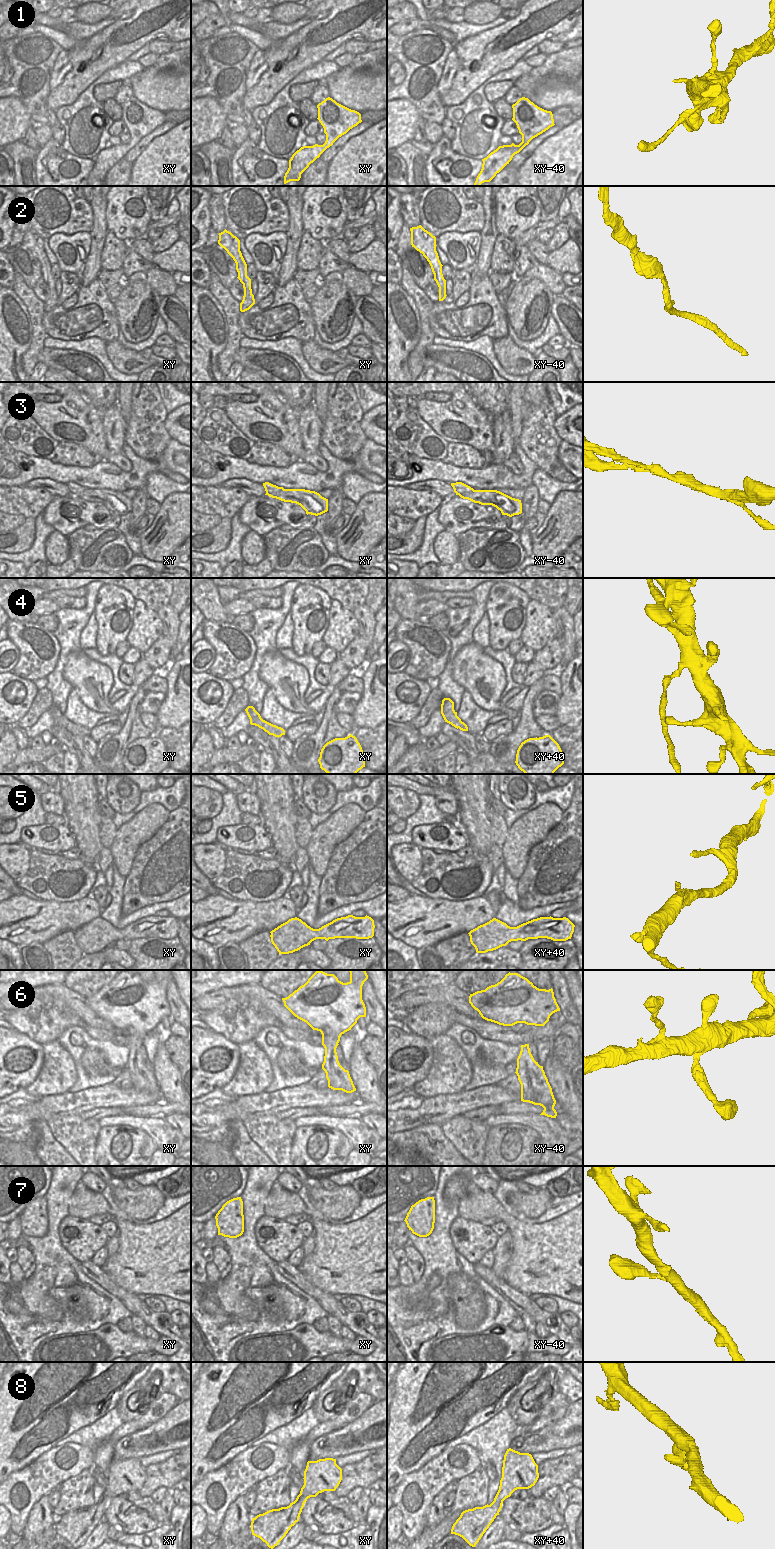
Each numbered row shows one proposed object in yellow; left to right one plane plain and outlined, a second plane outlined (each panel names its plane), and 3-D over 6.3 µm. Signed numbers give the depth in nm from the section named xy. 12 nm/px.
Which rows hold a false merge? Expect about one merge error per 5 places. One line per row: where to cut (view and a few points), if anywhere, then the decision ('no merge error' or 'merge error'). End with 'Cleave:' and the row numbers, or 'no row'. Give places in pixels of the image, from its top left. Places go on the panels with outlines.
1: cut none; no merge error
2: cut none; no merge error
3: cut xy-40 (474, 490), (459, 495); merge error
4: cut xy (269, 723), (261, 728); merge error
5: cut none; no merge error
6: cut none; no merge error
7: cut none; no merge error
8: cut none; no merge error
Cleave: 3, 4

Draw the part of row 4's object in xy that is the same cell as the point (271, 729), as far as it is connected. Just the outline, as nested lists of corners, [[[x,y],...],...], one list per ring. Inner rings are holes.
[[[271,723],[265,725],[262,729],[269,735],[273,735],[278,738],[281,737],[282,735],[285,735],[285,730],[283,728],[273,725]]]

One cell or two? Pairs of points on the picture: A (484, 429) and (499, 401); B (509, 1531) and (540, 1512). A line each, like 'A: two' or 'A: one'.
A: two
B: two

